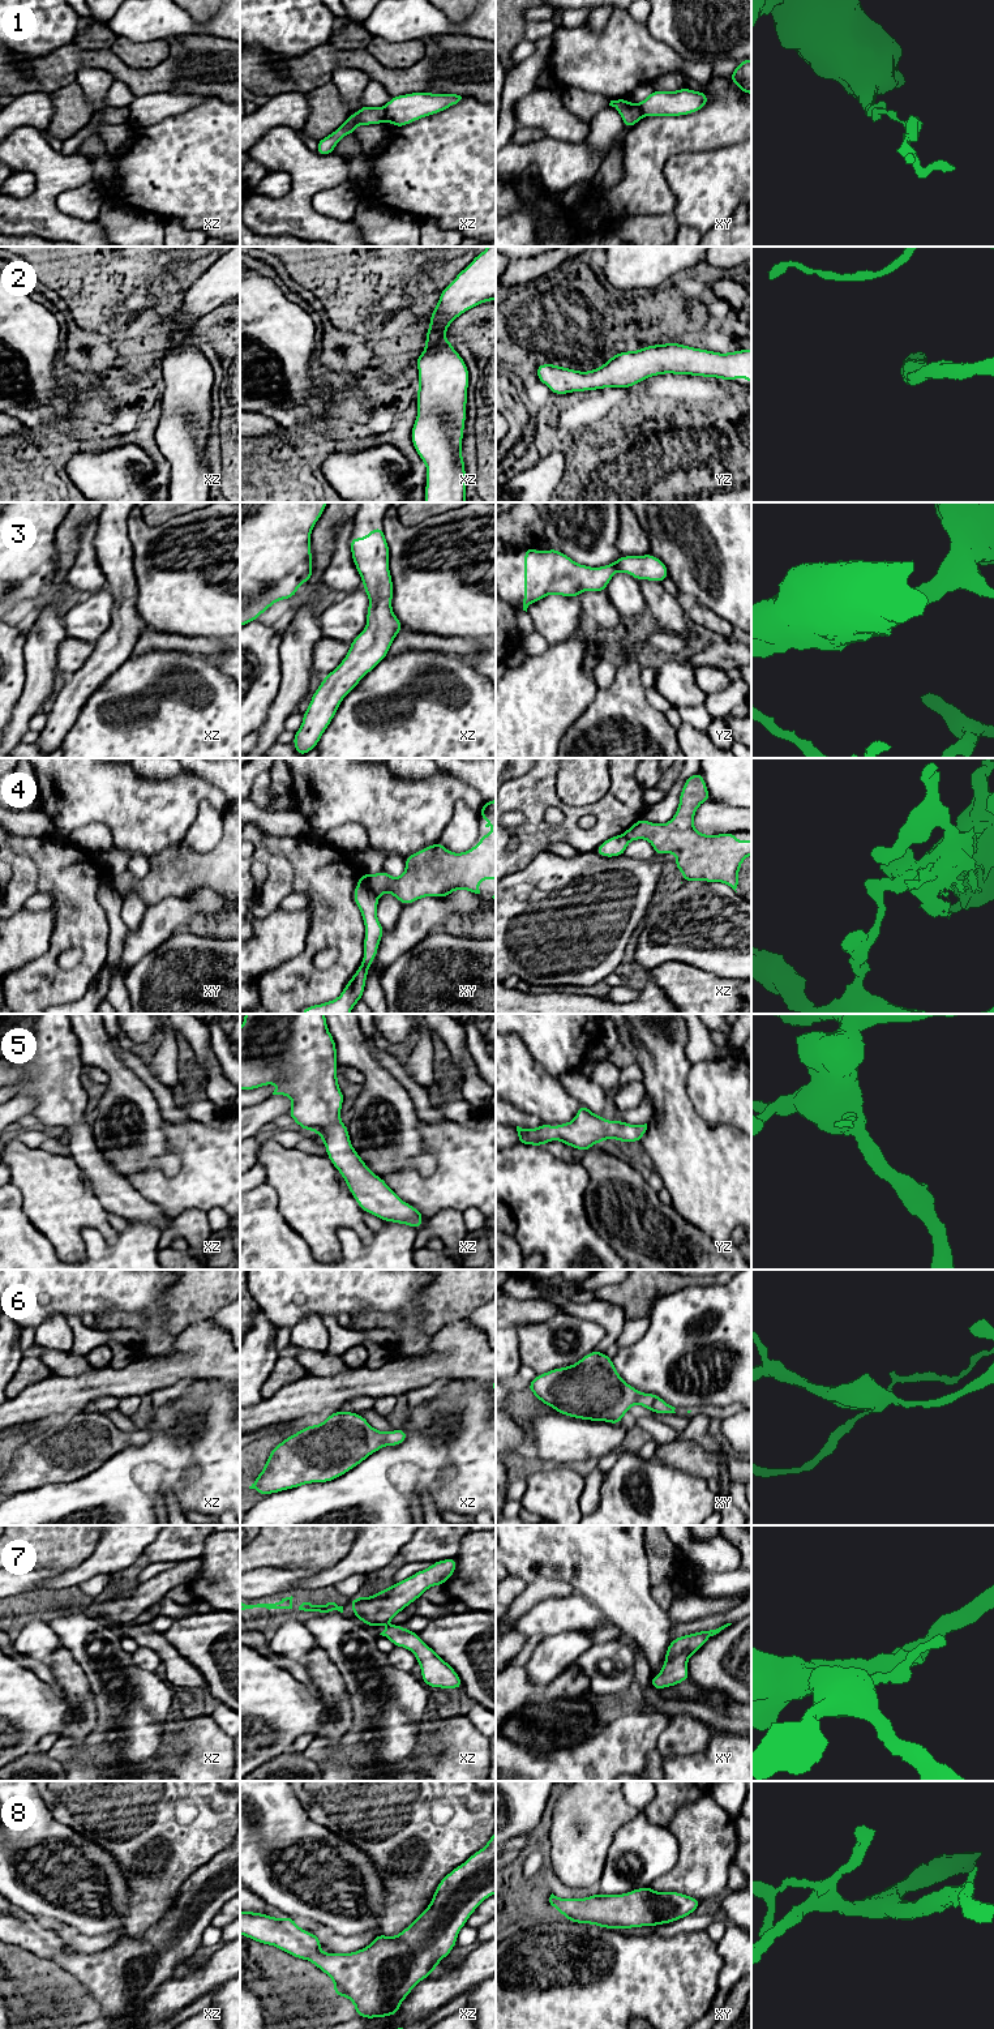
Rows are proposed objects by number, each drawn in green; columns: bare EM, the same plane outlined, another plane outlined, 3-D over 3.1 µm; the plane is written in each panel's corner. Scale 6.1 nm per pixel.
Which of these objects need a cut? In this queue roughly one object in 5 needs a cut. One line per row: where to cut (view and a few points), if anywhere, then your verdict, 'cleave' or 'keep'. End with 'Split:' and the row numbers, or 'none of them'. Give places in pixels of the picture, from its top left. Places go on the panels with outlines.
1: cut in xz along (384, 107), (386, 120); cleave
2: no cut; keep
3: no cut; keep
4: cut in xy along (368, 876), (368, 884), (378, 895); cleave
5: no cut; keep
6: no cut; keep
7: no cut; keep
8: no cut; keep
Split: 1, 4

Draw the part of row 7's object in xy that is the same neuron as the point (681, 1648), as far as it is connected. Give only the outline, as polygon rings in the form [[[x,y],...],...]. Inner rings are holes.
[[[727,1623],[716,1630],[694,1632],[673,1639],[667,1648],[665,1661],[660,1674],[656,1677],[652,1675],[650,1685],[655,1690],[661,1690],[690,1679],[689,1670],[686,1669],[690,1656],[699,1651],[711,1636],[730,1625]]]

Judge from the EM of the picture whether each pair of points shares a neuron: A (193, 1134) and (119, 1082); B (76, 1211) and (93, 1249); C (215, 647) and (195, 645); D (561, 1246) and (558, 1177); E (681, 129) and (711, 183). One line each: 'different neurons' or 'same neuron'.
A: different neurons
B: different neurons
C: same neuron
D: same neuron
E: different neurons

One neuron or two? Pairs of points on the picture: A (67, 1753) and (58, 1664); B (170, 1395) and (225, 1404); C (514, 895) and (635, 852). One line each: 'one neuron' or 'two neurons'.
A: two neurons
B: two neurons
C: two neurons

